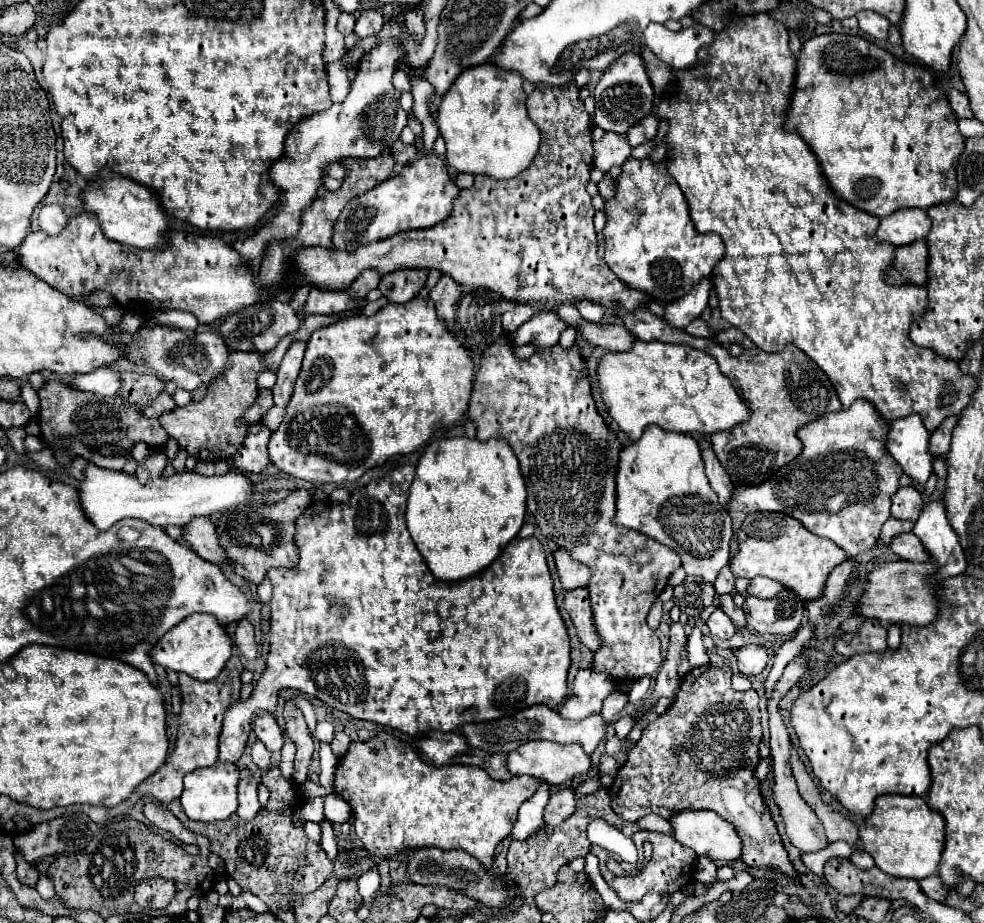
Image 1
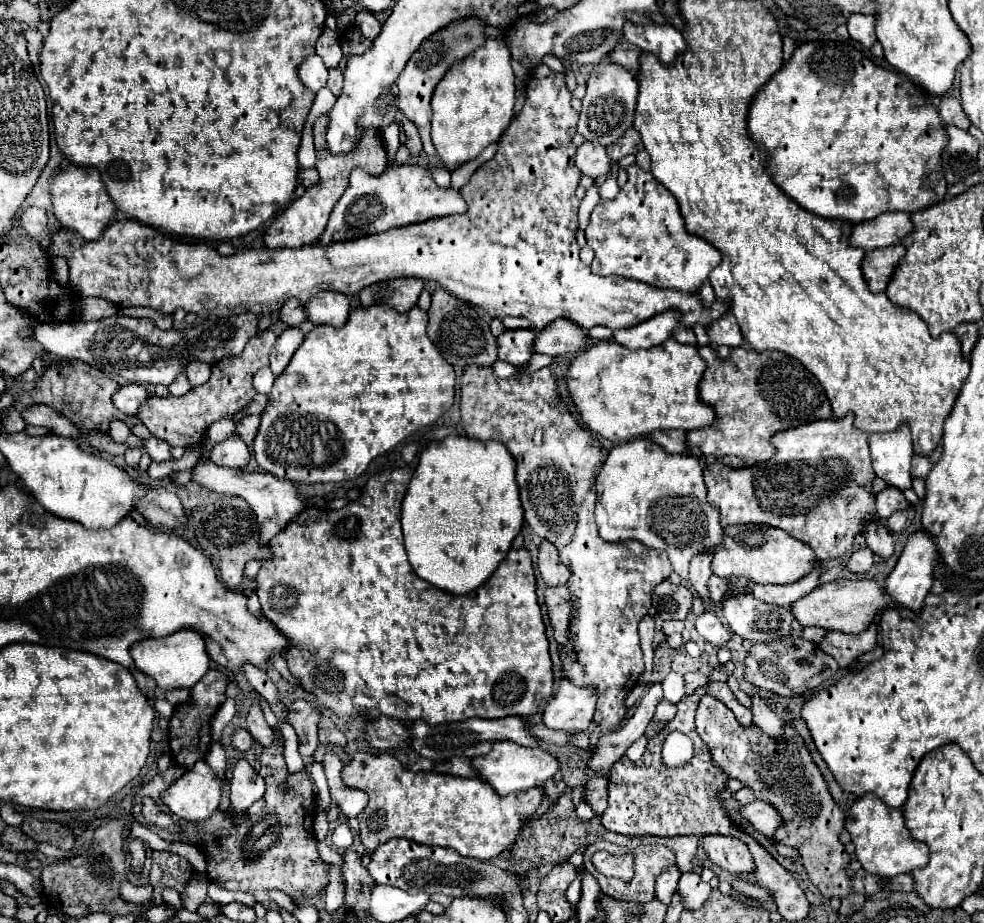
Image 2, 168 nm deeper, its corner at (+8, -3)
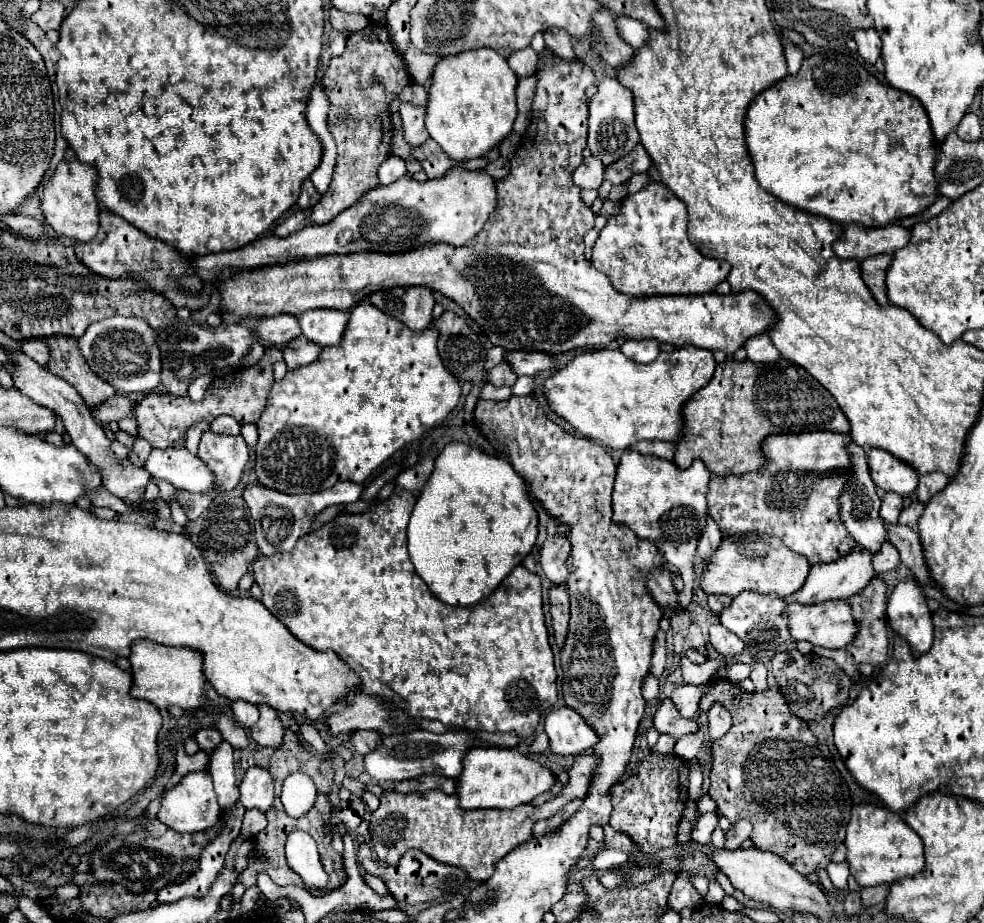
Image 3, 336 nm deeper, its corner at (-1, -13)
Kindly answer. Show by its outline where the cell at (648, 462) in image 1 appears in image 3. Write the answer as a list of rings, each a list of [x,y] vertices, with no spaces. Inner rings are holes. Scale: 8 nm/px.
[[[634,450],[624,452],[614,480],[612,520],[616,524],[626,524],[640,540],[654,542],[666,562],[678,568],[684,580],[684,590],[680,592],[682,608],[686,608],[694,596],[694,558],[708,518],[708,480],[710,470],[702,460],[694,460],[688,470],[682,470],[674,462],[658,456],[644,456]]]

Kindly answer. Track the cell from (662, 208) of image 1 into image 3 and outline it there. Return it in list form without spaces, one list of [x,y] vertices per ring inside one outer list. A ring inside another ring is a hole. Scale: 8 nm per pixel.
[[[648,182],[640,192],[624,198],[618,216],[608,218],[608,224],[594,244],[590,262],[610,278],[618,292],[626,292],[628,296],[714,292],[716,284],[728,276],[730,264],[702,256],[690,244],[686,224],[686,204],[664,184]]]

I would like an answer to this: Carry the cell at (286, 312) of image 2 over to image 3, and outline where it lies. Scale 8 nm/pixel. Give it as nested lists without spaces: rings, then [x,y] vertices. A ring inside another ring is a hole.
[[[280,314],[280,316],[272,316],[272,318],[262,318],[258,322],[258,336],[260,340],[270,346],[280,346],[280,344],[288,344],[290,340],[298,338],[302,334],[302,328],[298,328],[298,320],[292,314]]]

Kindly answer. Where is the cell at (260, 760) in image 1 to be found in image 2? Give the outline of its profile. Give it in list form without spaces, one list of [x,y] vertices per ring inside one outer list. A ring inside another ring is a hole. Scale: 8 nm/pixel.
[[[235,728],[235,730],[233,730],[231,742],[233,742],[233,746],[235,746],[237,750],[241,750],[241,752],[247,752],[247,750],[251,748],[251,744],[253,744],[251,734],[249,734],[247,730],[243,730],[243,728]]]

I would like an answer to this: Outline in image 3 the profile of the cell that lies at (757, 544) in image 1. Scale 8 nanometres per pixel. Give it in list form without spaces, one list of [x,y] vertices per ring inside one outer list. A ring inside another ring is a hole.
[[[738,534],[722,538],[720,548],[710,556],[700,586],[708,594],[726,594],[738,596],[740,592],[758,592],[758,594],[778,594],[786,598],[802,588],[808,572],[810,562],[796,552],[790,552],[782,540],[768,536],[768,534]]]

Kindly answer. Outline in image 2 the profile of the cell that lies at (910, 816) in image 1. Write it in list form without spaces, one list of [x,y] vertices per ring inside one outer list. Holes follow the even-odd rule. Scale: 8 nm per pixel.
[[[865,794],[853,802],[845,818],[845,830],[851,834],[857,860],[869,874],[881,878],[899,876],[929,862],[929,848],[911,838],[909,830],[905,828],[903,812],[899,808],[887,808],[885,802],[881,802],[875,794]]]

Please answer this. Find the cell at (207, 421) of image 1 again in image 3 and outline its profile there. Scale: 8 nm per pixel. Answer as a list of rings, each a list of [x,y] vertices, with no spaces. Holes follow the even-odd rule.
[[[272,346],[266,348],[264,356],[260,362],[254,366],[242,368],[238,372],[232,372],[232,376],[222,376],[214,378],[214,382],[206,388],[206,396],[200,402],[190,400],[188,396],[176,398],[166,392],[152,392],[148,394],[142,402],[136,404],[134,418],[138,420],[138,436],[148,440],[154,448],[168,448],[168,446],[184,446],[186,432],[196,424],[196,422],[212,422],[214,418],[228,414],[234,416],[238,422],[258,422],[258,416],[262,414],[262,408],[266,408],[266,400],[270,394],[270,388],[274,384],[272,370],[274,364],[282,360],[282,350]]]

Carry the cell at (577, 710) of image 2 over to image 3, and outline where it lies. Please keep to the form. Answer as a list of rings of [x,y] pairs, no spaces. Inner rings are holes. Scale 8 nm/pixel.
[[[568,706],[556,708],[546,716],[546,734],[554,754],[582,754],[598,742],[598,734],[582,716]]]

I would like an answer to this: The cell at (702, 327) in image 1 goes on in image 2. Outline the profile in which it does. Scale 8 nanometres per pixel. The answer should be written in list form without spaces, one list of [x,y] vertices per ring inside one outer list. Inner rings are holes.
[[[725,314],[721,320],[713,322],[707,328],[709,340],[715,344],[727,344],[727,346],[745,346],[745,338],[741,334],[741,328],[737,324],[737,320],[733,318],[733,314]]]

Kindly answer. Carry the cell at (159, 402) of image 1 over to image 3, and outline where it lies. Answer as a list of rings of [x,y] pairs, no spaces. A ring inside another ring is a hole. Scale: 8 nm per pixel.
[[[114,396],[106,400],[102,406],[96,406],[92,410],[92,416],[100,424],[110,424],[110,422],[120,422],[124,418],[130,418],[134,414],[134,402],[128,396]]]

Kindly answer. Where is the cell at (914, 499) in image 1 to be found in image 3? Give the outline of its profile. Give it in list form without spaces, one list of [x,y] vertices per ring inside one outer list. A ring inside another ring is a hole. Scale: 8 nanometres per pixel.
[[[884,494],[880,516],[886,524],[898,524],[898,516],[902,512],[902,496],[898,494]]]

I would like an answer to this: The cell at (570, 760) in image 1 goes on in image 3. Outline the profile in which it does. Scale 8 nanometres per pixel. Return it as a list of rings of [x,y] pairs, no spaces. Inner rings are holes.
[[[476,746],[472,748],[464,760],[464,770],[458,778],[458,796],[462,808],[514,808],[520,804],[532,802],[538,794],[550,790],[556,782],[554,772],[528,758],[522,752],[498,748],[498,746]]]

